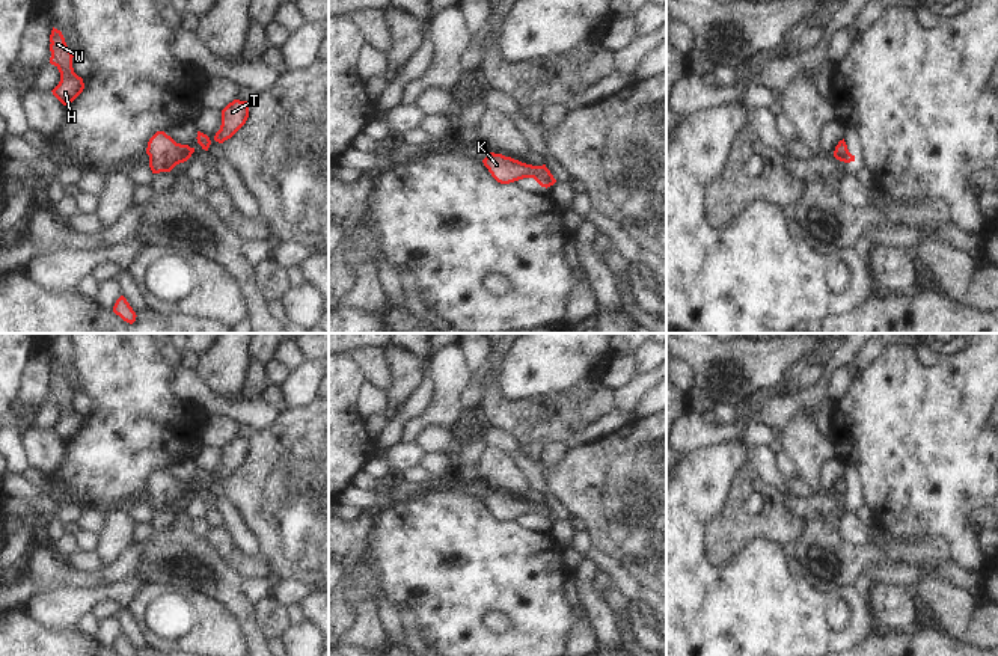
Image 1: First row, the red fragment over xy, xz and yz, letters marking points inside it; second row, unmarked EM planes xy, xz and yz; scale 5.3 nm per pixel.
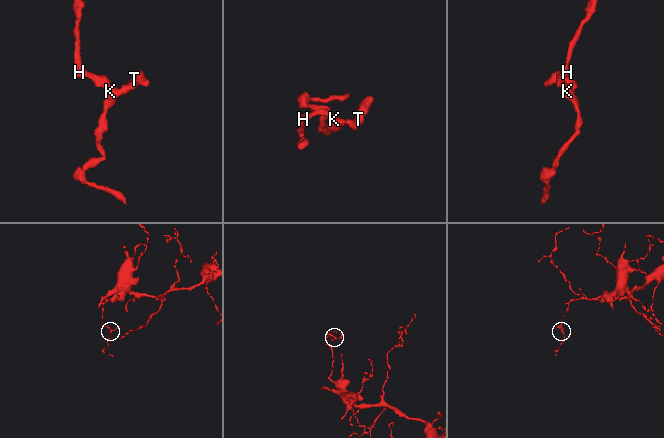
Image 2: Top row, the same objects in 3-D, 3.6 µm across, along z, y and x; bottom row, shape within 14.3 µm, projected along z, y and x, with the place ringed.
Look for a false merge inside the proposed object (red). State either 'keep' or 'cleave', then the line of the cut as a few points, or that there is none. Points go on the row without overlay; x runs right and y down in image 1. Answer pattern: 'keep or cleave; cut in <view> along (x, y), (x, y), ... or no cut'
keep; no cut

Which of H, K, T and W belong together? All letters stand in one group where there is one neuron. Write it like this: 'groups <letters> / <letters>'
groups H K T W

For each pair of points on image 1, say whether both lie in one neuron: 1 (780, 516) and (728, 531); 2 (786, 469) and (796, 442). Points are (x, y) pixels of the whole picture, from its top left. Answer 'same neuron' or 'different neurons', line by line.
1: same neuron
2: different neurons

